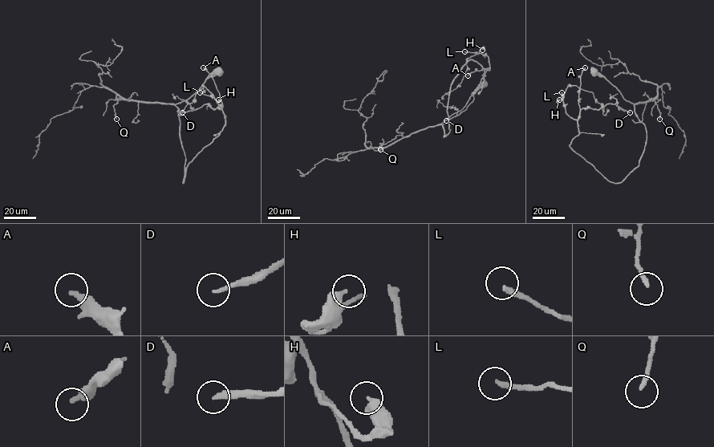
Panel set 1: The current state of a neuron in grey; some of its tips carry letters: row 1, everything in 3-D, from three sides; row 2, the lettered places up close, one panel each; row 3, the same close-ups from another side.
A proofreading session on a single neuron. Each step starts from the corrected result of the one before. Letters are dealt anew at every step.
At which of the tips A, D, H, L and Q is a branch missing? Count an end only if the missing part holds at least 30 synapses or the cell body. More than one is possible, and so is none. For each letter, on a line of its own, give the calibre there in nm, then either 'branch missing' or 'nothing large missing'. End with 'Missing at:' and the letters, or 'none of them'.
A: 320 nm thick; branch missing
D: 180 nm thick; branch missing
H: 400 nm thick; nothing large missing
L: 240 nm thick; nothing large missing
Q: 180 nm thick; nothing large missing
Missing at: A, D

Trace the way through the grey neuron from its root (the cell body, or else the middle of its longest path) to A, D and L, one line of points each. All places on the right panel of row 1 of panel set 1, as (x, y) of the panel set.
A: (593, 71), (634, 104), (646, 129), (639, 164), (619, 183), (608, 181), (569, 146), (578, 133), (585, 67)
D: (593, 71), (634, 104), (646, 129), (639, 164), (609, 181), (569, 144), (582, 109), (630, 112)
L: (593, 71), (634, 104), (646, 129), (639, 164), (619, 183), (569, 146), (578, 121), (566, 113), (561, 92)

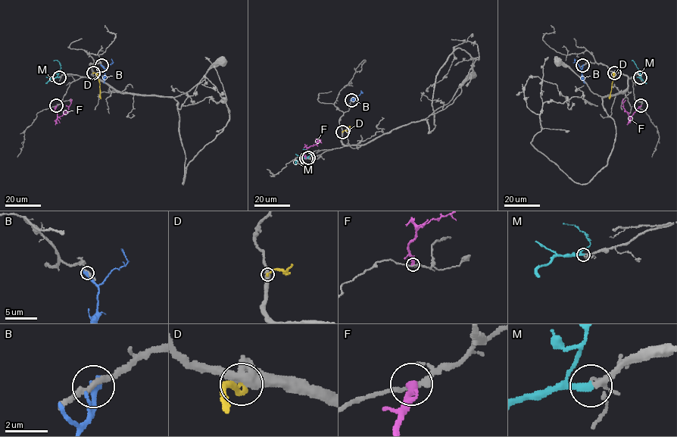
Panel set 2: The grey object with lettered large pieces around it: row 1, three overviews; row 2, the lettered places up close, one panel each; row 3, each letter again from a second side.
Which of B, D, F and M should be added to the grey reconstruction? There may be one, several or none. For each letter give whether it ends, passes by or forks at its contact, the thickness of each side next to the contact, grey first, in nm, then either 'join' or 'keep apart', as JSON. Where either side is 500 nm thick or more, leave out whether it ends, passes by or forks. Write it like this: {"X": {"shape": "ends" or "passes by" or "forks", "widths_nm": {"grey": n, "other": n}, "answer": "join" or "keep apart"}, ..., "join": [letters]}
{"B": {"shape": "ends", "widths_nm": {"grey": 240, "other": 360}, "answer": "keep apart"}, "D": {"shape": "ends", "widths_nm": {"grey": 440, "other": 280}, "answer": "keep apart"}, "F": {"shape": "ends", "widths_nm": {"grey": 200, "other": 360}, "answer": "keep apart"}, "M": {"shape": "ends", "widths_nm": {"grey": 160, "other": 320}, "answer": "join"}, "join": ["M"]}

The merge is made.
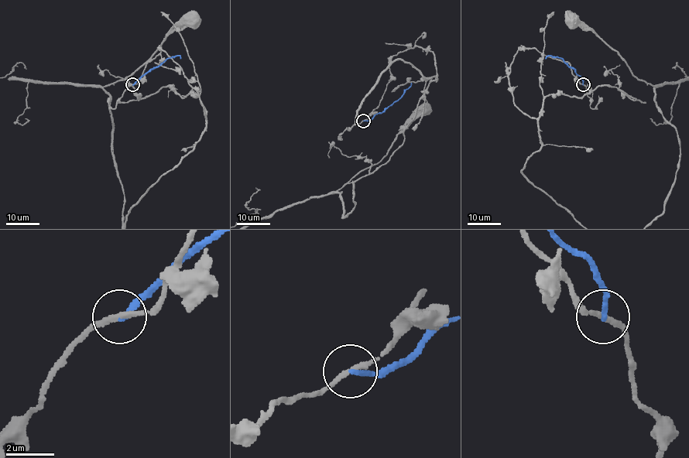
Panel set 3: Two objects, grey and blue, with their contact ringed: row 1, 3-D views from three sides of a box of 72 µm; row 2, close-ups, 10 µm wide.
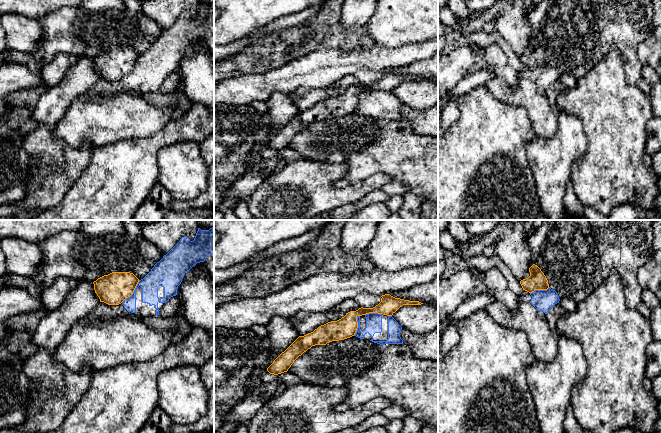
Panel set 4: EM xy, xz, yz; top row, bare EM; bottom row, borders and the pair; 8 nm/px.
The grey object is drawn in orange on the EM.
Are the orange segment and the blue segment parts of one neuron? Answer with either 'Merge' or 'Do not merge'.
Do not merge

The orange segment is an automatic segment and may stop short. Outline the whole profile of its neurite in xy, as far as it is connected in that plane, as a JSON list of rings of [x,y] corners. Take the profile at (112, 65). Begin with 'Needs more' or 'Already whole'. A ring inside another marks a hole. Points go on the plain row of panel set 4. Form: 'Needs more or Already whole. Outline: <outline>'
Already whole. Outline: [[[112,48],[93,58],[94,66],[100,75],[108,81],[119,81],[130,73],[139,55],[130,48]]]

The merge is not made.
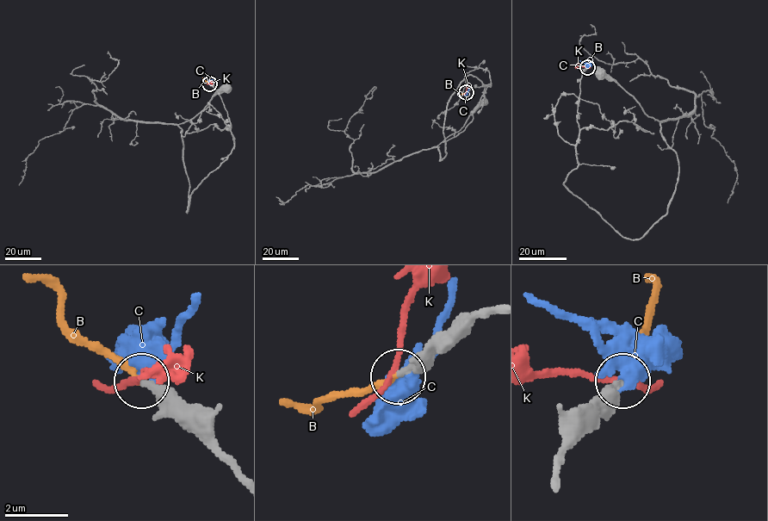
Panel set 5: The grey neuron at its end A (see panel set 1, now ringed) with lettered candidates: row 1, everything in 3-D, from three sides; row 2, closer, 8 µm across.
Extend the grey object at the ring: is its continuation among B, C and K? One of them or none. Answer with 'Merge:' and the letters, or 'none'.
Merge: B

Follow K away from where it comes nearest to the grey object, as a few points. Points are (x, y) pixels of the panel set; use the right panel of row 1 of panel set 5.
K: (586, 67), (574, 67)

